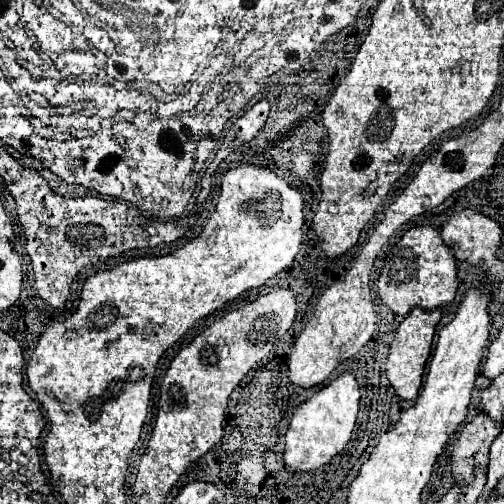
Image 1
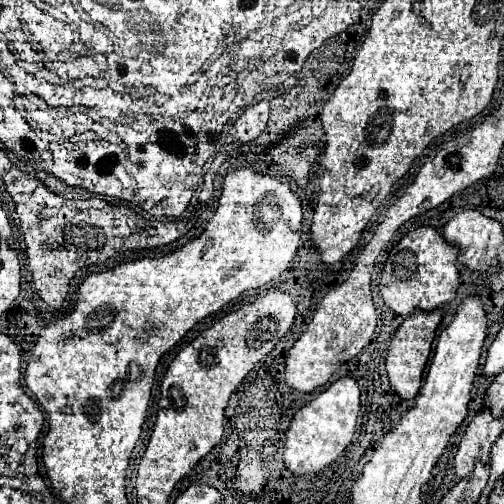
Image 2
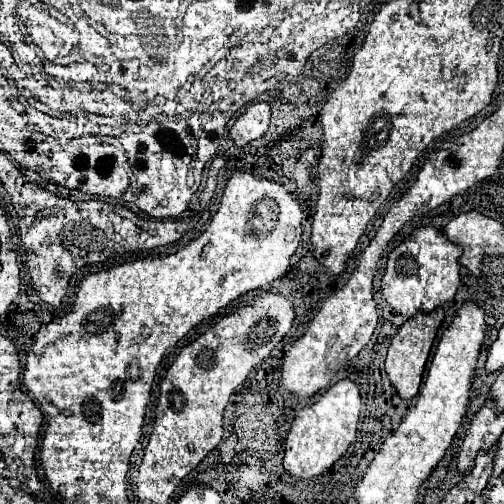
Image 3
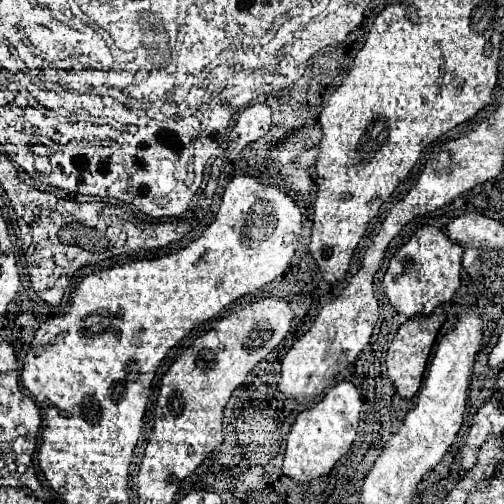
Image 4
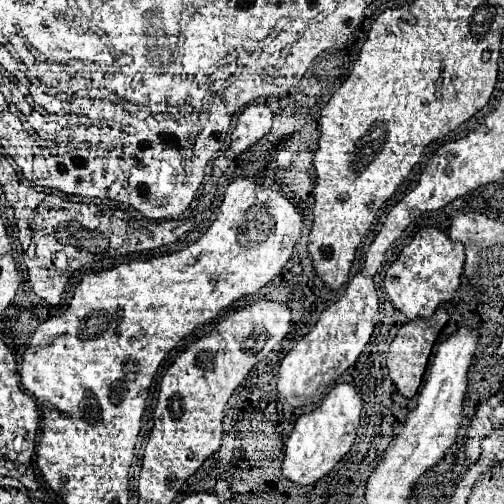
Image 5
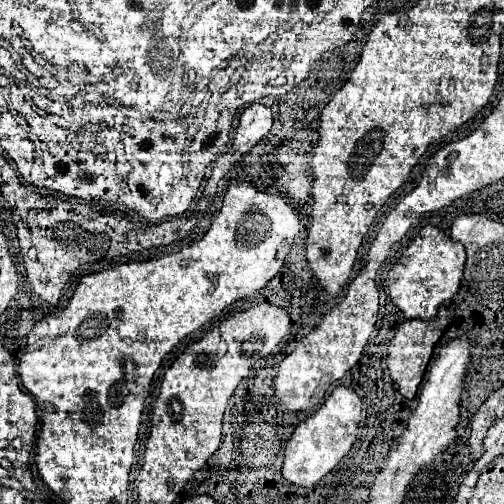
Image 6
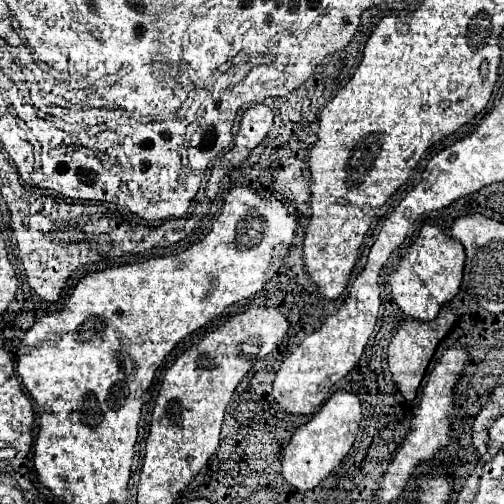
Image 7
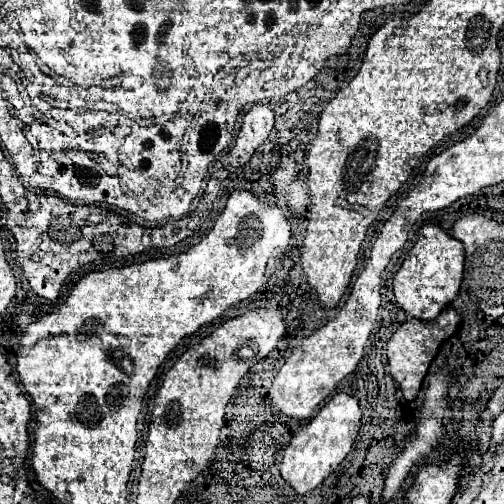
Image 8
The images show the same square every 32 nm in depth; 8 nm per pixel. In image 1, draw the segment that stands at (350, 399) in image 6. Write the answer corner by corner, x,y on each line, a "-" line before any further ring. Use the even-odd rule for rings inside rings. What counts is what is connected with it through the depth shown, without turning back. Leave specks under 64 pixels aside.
344,372
332,382
328,382
324,388
318,388
308,400
304,400
292,420
290,426
284,434
284,462
294,468
294,470
316,470
330,462
332,456
336,456
346,442
352,436
354,424
356,424
356,414
360,406
360,386
356,382
356,376
352,372

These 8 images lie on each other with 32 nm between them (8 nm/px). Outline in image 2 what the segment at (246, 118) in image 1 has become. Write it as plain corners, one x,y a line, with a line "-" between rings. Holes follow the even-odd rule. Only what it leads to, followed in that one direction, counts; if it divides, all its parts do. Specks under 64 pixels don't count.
266,100
246,108
246,112
234,122
232,136
240,142
250,142
250,140
258,138
266,128
268,114
270,114
270,106

